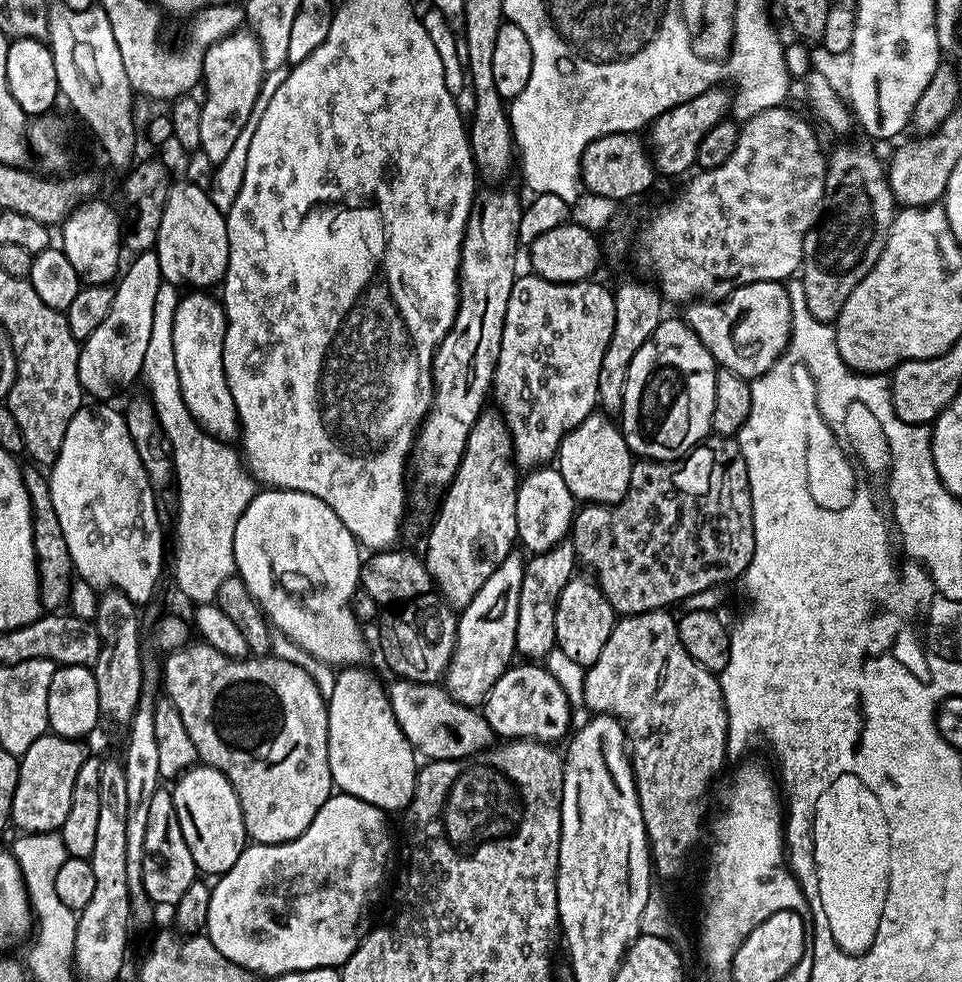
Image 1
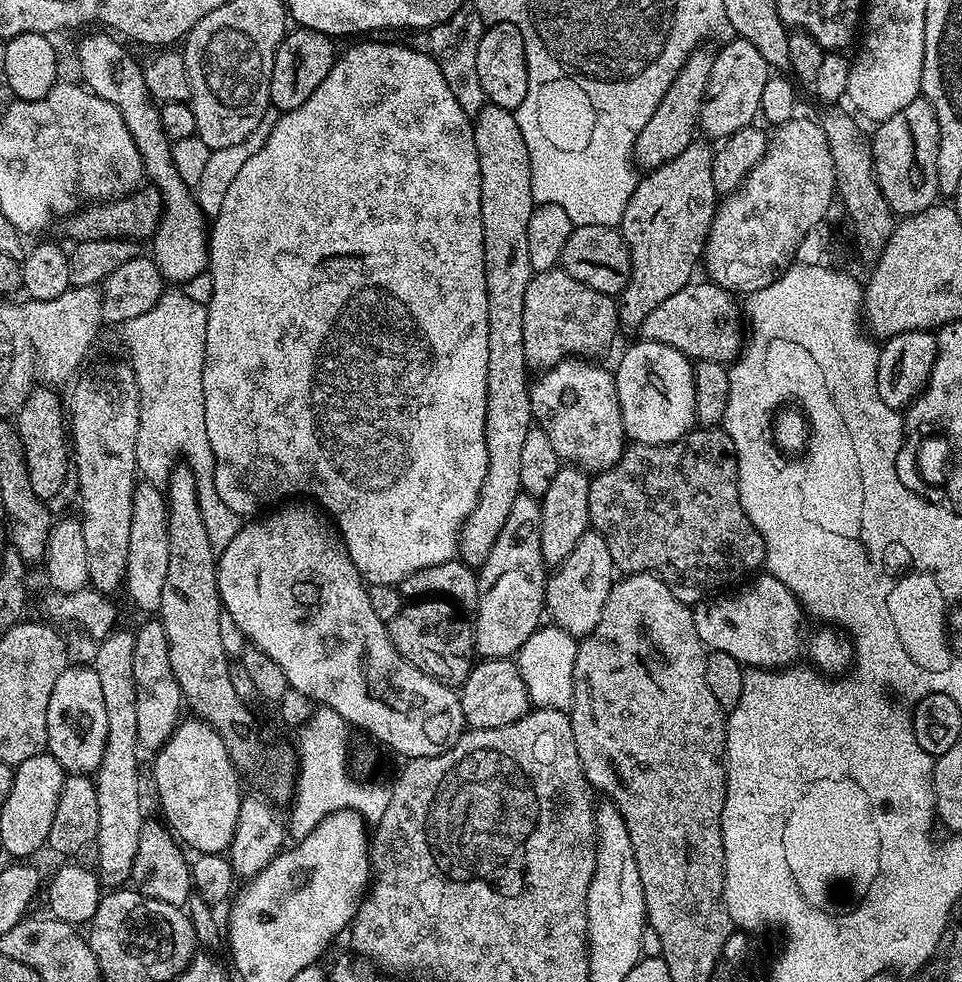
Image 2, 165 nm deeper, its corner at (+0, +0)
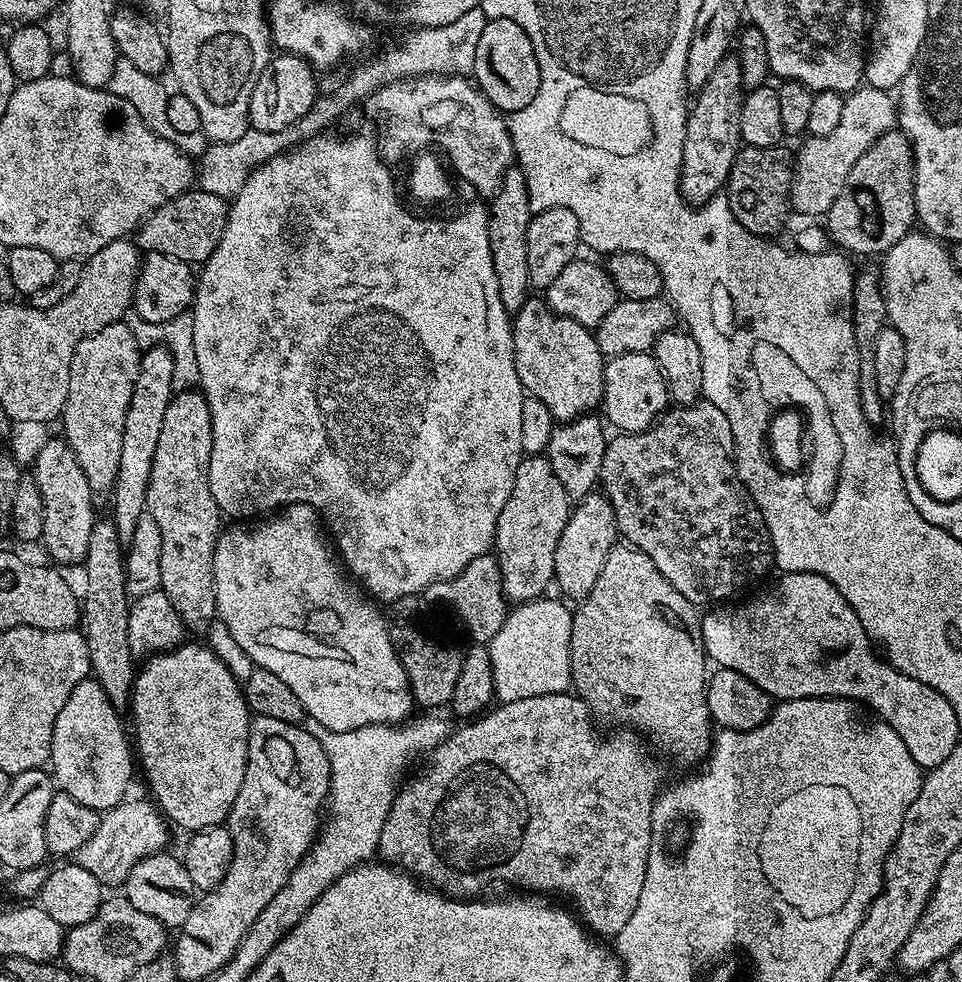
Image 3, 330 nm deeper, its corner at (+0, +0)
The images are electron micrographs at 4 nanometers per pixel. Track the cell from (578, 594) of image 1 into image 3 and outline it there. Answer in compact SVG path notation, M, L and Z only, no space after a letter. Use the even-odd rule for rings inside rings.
M593 490L569 511L562 538L558 538L558 546L554 550L555 587L560 587L573 602L588 597L590 590L594 590L594 582L598 582L598 574L602 574L602 566L617 540L614 510L603 494Z

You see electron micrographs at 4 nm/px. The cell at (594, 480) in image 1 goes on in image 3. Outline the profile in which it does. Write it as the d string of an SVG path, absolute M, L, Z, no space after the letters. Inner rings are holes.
M530 298L511 317L514 366L525 393L550 410L553 421L577 420L579 416L595 413L604 399L604 365L606 357L598 350L595 335L568 316L560 316L543 299Z

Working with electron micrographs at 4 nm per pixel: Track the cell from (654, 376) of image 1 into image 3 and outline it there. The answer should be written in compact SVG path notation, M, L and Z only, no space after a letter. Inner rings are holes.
M631 352L611 357L604 365L602 416L621 433L645 432L659 421L669 407L668 387L658 370L658 362L646 352Z

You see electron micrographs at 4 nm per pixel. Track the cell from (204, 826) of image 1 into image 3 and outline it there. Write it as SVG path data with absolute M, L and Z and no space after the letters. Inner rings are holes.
M181 643L180 647L172 648L168 652L152 654L139 665L132 684L131 709L132 724L130 720L130 732L134 737L134 752L138 757L138 764L144 767L144 776L152 787L151 799L158 805L161 813L173 825L180 828L188 828L189 833L197 832L203 828L214 828L223 825L228 819L230 810L234 806L234 798L238 798L238 790L242 790L242 782L246 774L246 762L248 761L248 726L250 713L248 704L244 700L244 689L241 681L236 681L236 676L211 652L200 644Z

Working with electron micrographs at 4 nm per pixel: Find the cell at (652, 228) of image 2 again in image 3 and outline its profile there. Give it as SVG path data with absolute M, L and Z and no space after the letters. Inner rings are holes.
M729 54L714 66L710 78L695 93L696 101L691 101L688 109L688 121L684 127L684 141L682 142L682 170L680 171L680 193L685 201L693 206L699 206L711 200L727 185L728 175L734 166L734 158L740 153L742 141L742 102L746 95L744 87L744 75L740 69L740 57Z

